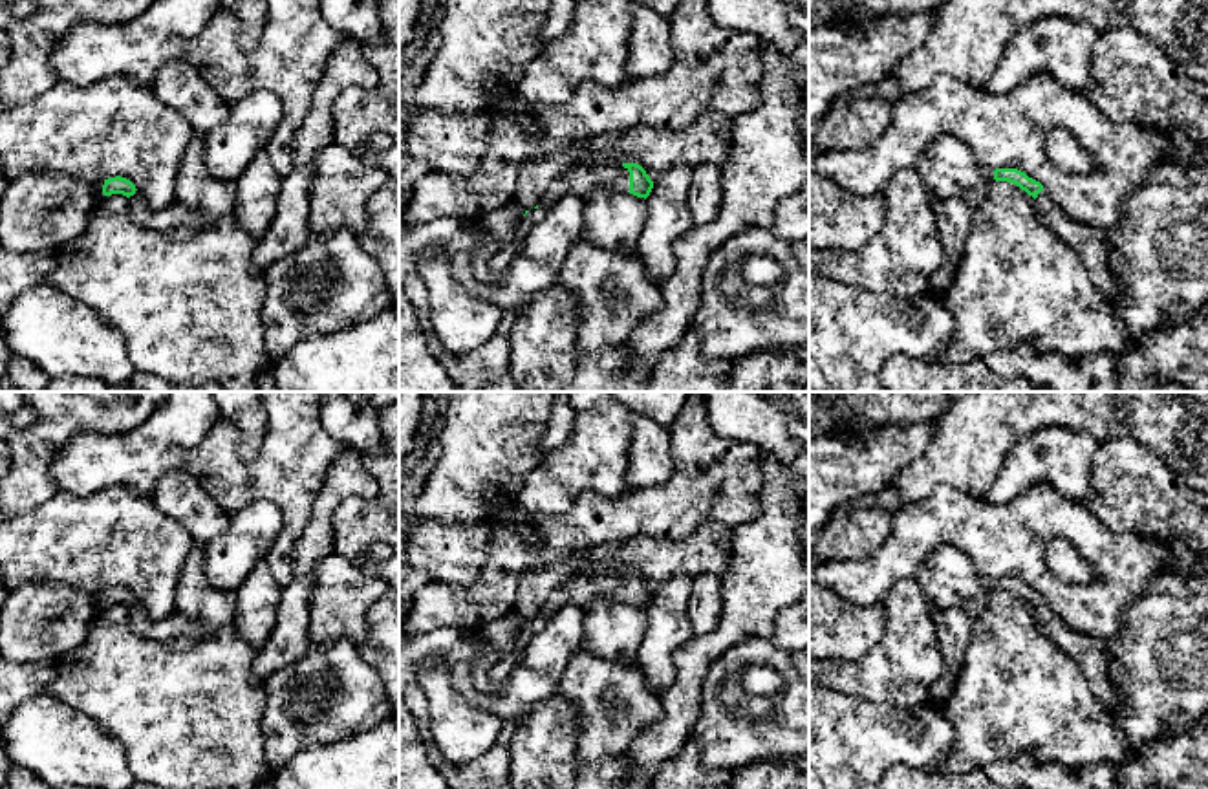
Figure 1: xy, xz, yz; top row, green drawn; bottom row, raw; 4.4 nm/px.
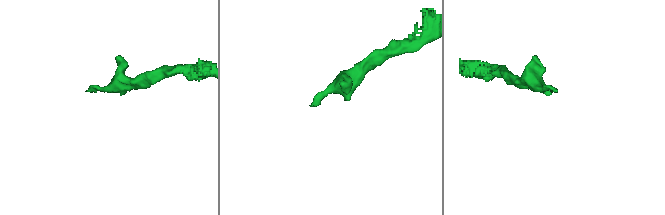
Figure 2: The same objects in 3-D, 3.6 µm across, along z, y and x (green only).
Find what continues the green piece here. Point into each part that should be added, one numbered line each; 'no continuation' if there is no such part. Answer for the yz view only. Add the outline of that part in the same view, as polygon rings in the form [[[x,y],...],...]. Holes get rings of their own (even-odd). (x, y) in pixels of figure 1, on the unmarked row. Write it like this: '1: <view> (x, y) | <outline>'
1: yz (1089, 652) | [[[1045,600],[1034,610],[1034,619],[1036,626],[1076,661],[1089,679],[1095,697],[1115,716],[1120,696],[1109,677],[1106,639],[1065,628]]]

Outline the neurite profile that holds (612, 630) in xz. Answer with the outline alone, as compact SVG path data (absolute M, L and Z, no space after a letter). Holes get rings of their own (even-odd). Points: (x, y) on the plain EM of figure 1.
M595 600L584 611L586 648L606 661L635 663L646 632L646 610L630 602Z

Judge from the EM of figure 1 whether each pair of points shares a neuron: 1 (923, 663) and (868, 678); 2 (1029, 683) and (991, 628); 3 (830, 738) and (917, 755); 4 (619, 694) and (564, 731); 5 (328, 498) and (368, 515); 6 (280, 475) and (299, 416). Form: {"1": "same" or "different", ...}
{"1": "same", "2": "same", "3": "same", "4": "different", "5": "different", "6": "same"}

